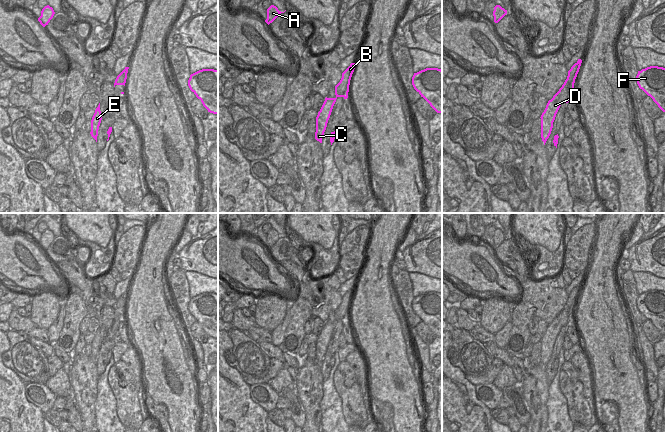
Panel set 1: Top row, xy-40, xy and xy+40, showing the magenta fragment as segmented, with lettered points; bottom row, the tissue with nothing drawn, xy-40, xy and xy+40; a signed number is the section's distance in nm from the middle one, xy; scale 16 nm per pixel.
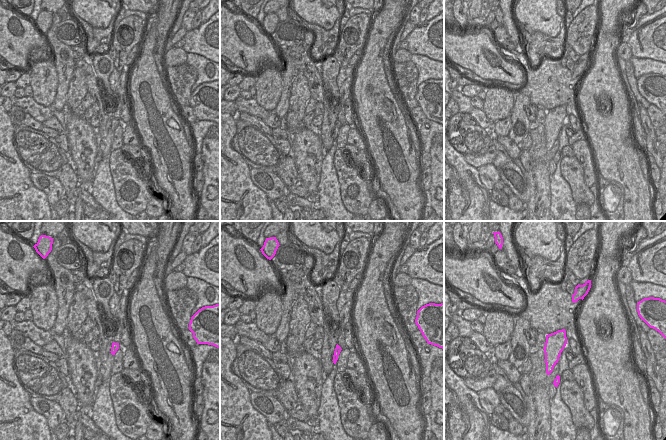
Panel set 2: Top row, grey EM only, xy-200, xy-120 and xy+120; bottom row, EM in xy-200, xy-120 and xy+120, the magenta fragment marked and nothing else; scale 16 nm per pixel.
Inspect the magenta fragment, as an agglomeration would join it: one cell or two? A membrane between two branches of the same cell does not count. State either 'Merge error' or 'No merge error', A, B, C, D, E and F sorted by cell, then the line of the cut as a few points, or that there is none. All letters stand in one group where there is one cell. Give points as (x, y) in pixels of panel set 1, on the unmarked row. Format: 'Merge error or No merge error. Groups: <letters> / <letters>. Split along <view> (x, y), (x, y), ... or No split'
No merge error. Groups: A B C D E F. No split

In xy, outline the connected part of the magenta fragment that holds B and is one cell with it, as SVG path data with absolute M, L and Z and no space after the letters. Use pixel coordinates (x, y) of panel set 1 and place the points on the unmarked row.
M351 287L350 290L342 297L340 306L335 310L335 322L325 322L325 325L318 336L316 341L316 356L315 363L322 367L322 362L327 351L328 344L330 342L333 330L338 321L348 322L349 309L352 298L355 293L355 287Z

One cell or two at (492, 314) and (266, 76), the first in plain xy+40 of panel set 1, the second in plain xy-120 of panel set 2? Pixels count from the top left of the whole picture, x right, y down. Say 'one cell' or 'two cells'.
one cell

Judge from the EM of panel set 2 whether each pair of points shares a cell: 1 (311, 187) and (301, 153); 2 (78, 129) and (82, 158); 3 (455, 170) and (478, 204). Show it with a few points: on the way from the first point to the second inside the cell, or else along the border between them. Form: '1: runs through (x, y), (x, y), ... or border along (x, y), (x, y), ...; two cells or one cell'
1: runs through (310, 179), (306, 161); one cell
2: runs through (81, 136), (81, 151); one cell
3: runs through (455, 178), (455, 181), (470, 196); one cell

